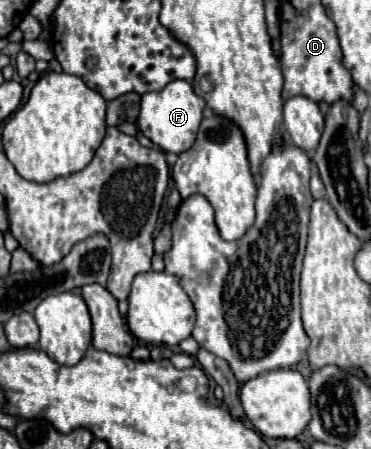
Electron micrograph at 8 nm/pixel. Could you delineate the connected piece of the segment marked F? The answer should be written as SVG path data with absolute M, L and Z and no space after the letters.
M173 80L161 92L145 92L141 96L141 110L137 124L141 132L165 152L181 154L189 150L197 138L199 124L203 120L205 100L193 92L193 86L187 80Z

